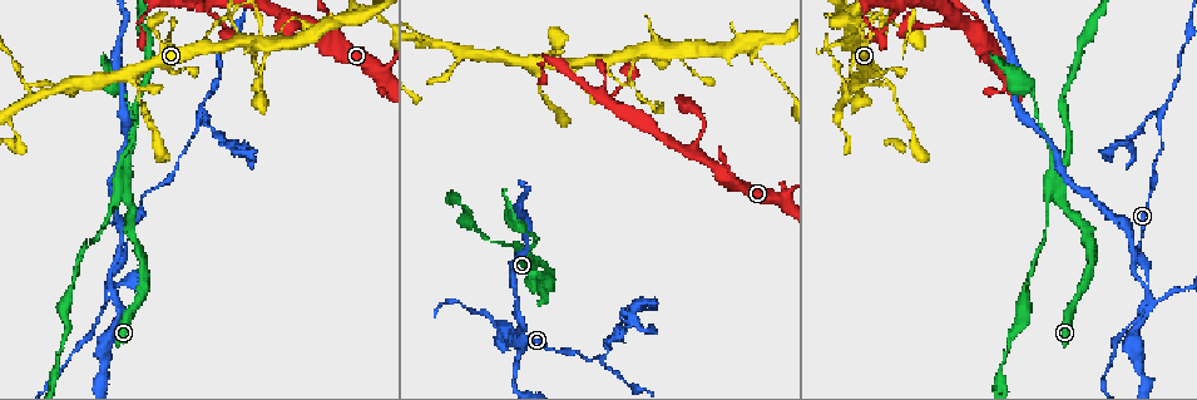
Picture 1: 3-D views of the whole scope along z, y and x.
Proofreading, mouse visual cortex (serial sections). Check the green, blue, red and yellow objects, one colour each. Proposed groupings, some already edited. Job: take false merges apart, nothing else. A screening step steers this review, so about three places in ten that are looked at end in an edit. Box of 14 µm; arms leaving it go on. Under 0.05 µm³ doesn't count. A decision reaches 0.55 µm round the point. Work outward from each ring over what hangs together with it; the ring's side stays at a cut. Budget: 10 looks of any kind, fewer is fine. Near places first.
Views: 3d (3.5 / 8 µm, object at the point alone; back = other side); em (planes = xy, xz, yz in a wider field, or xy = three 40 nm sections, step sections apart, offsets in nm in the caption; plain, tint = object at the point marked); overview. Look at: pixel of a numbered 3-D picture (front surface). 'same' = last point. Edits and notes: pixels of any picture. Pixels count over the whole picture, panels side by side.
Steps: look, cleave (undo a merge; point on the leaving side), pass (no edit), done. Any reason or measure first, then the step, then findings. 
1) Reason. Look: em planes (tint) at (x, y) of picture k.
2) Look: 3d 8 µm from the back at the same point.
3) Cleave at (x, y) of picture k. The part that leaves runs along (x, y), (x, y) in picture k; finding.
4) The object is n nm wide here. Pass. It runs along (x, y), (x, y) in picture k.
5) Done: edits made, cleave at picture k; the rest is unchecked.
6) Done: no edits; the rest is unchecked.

Arms run side by side. Look: 3d 3.5 µm at (1135, 252) of picture 1.

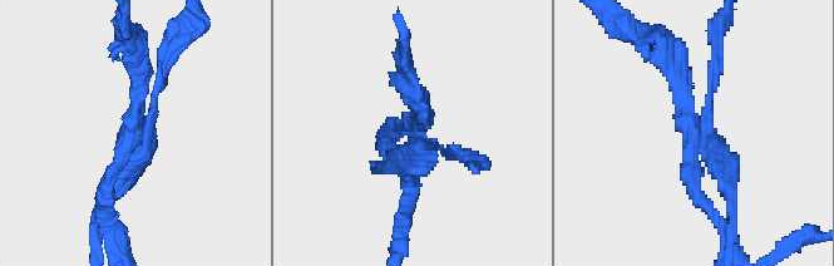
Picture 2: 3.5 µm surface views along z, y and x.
The arms are 100, 200, 250, 300 nm wide. Cleave at (690, 187) of picture 2. The part that leaves runs along (700, 122), (690, 176), (719, 218) in picture 2; two cells meet here.

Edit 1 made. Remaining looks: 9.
Look: overview.

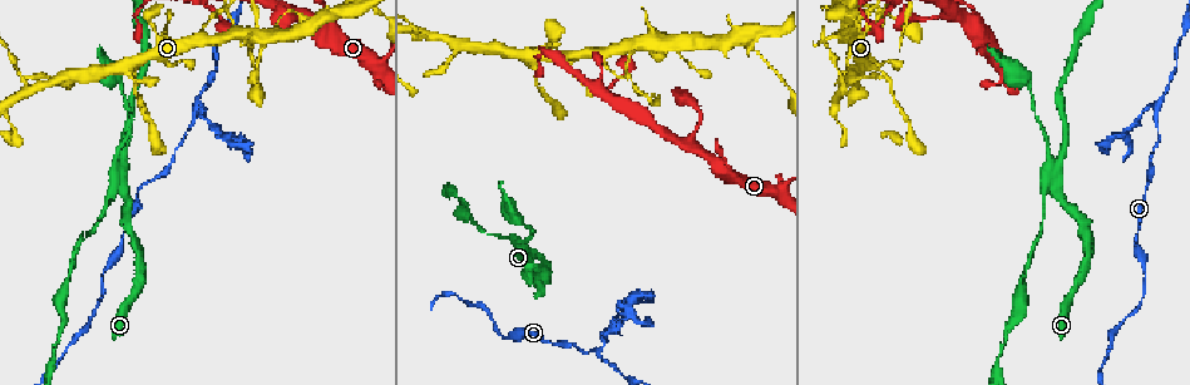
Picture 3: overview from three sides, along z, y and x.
Four or more arms meet. Look: 3d 3.5 µm at (522, 244) of picture 3.

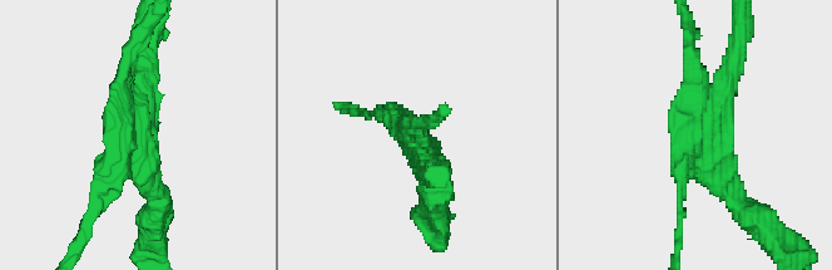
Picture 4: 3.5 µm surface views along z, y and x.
Shape alone is not enough. Look: em planes (tint) at (137, 150) of picture 4.

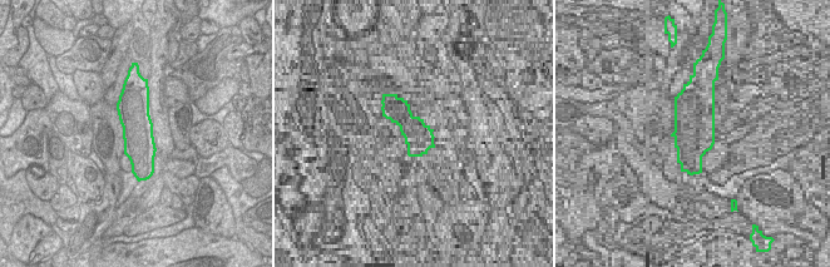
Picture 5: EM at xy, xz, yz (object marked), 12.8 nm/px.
The object is 400 nm wide here. Cleave at (127, 50) of picture 4. The part that leaves runs along (128, 142), (102, 176), (74, 250) in picture 4; a second cell is stuck on.

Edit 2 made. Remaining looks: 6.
Three arms meet. Look: 3d 8 µm at (196, 109) of picture 3.

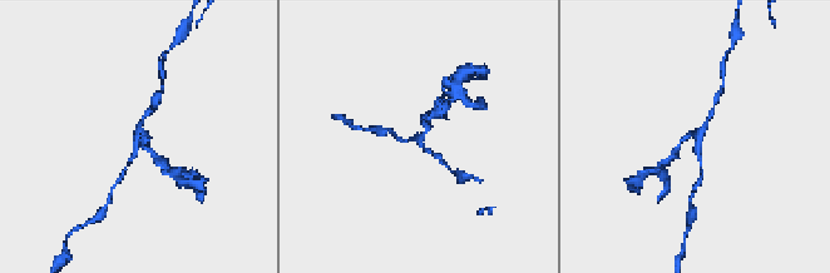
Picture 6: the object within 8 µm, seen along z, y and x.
Look: 3d 3.5 µm at (136, 135) of picture 6.

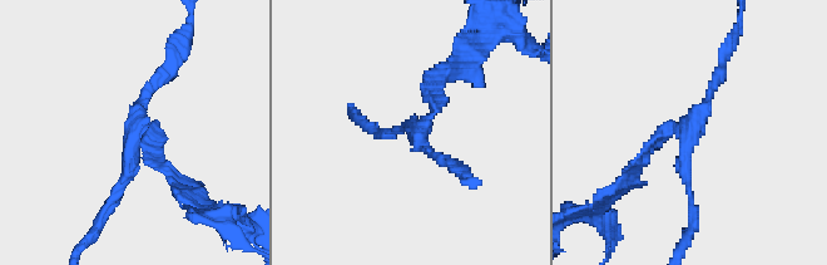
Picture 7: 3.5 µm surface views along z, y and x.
Look: em xy step 2 (tint) at (137, 134) of picture 7.

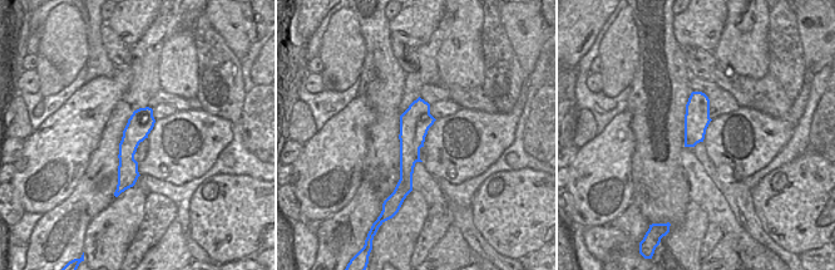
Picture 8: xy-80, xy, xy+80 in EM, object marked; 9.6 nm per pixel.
3 arms meet here. Cleave at (640, 162) of picture 7. The part that leaves runs along (670, 128), (607, 206) in picture 7; a second cell is stuck on.

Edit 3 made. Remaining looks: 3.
Redraw. Look: overview.

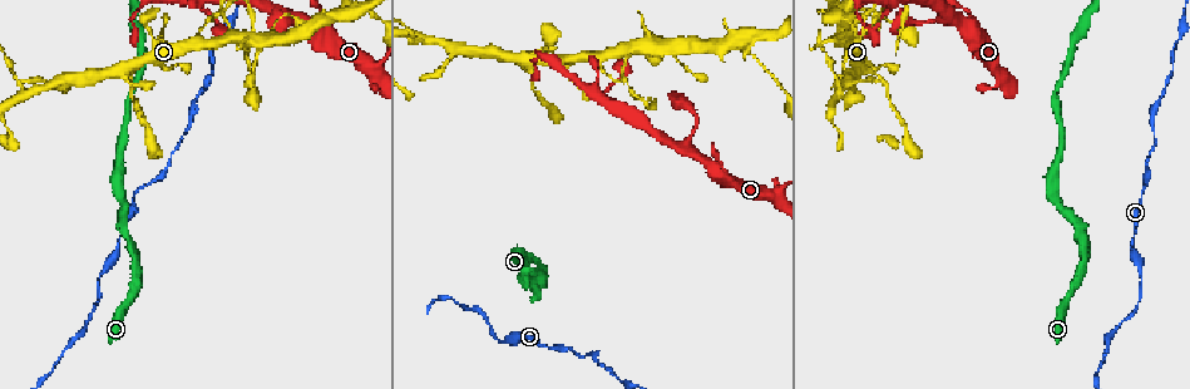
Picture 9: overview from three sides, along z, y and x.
Three arms meet. Look: 3d 3.5 µm at (599, 56) of picture 9.

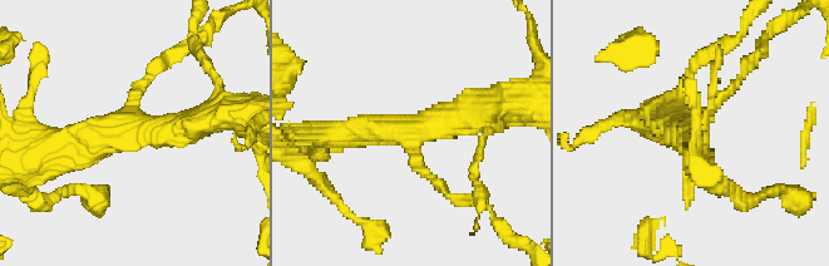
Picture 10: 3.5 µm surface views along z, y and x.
3 arms meet here; the arms are 150, 350, 400 nm wide; shape alone is not enough. Look: em xy step 5 (tint) at (127, 125) of picture 10.

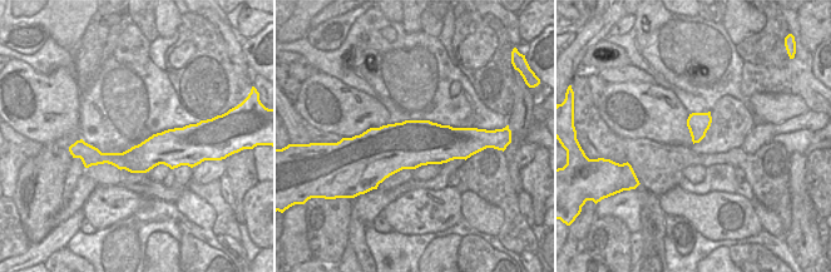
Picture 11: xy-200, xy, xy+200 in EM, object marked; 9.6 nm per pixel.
Cleave at (151, 69) of picture 10. The part that leaves runs along (719, 101), (776, 31) in picture 10; two cells meet here.

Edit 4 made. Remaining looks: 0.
Done: edits made, cleave at picture 2, cleave at picture 4, cleave at picture 7, cleave at picture 10; the rest is unchecked.

